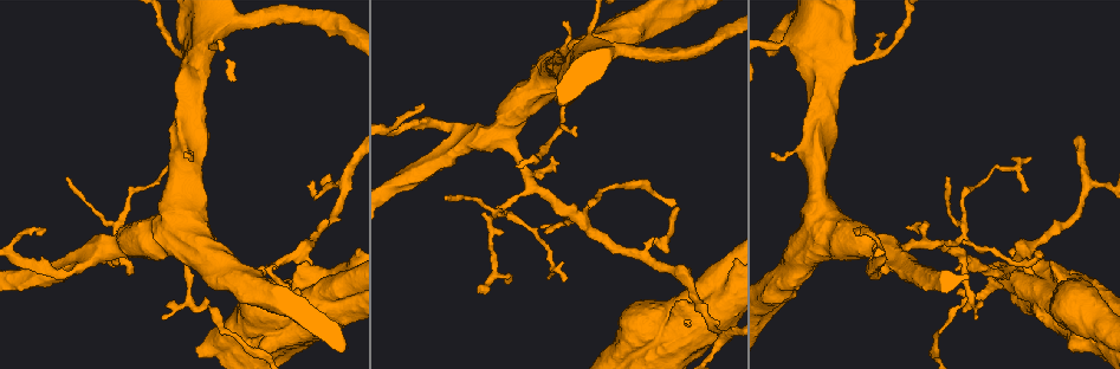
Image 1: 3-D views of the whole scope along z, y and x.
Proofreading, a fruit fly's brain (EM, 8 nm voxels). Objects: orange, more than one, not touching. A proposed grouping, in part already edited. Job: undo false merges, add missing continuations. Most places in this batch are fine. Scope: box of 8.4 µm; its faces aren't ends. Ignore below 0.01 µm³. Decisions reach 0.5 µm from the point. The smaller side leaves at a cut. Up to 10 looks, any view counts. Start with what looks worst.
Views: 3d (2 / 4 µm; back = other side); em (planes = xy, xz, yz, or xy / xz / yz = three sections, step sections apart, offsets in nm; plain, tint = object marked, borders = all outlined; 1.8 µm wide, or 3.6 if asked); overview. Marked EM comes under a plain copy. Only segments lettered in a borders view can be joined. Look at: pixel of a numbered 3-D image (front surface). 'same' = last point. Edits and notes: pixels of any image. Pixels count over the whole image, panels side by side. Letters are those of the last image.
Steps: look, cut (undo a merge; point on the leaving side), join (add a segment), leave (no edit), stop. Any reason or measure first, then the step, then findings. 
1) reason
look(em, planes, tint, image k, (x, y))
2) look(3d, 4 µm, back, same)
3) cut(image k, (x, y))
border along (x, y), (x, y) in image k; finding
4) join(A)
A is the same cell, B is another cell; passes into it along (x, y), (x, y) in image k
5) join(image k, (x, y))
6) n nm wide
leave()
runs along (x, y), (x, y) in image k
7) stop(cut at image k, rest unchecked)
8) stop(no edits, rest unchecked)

four or more arms meet
look(3d, 4 µm, image 1, (840, 63))

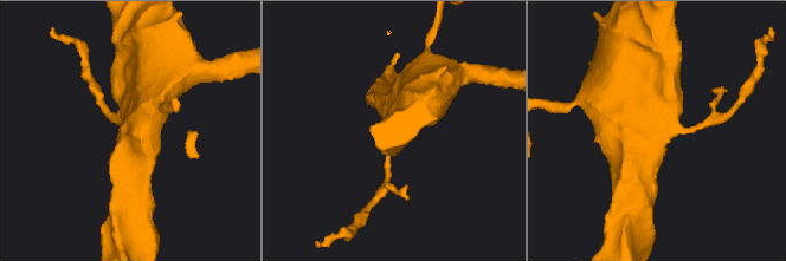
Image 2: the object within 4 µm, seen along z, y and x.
need the tissue
look(em, 3.6 µm, planes, borders, image 2, (655, 131))

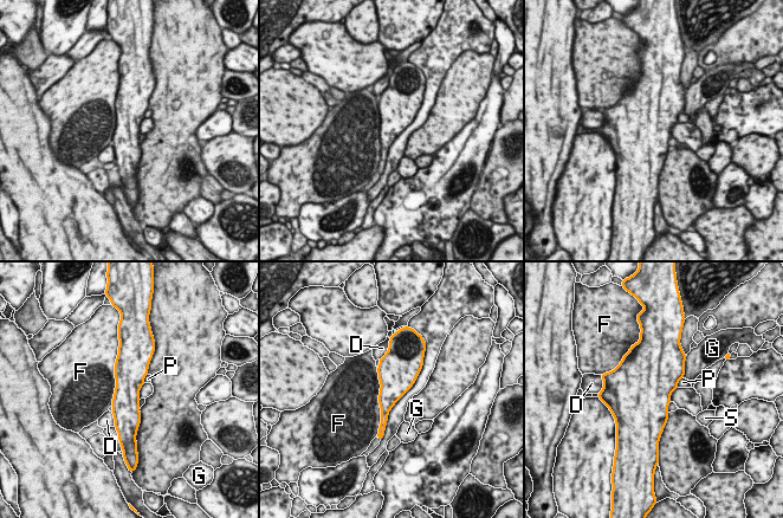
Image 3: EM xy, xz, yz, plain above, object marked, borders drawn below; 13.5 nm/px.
360 nm wide; F touches over 900 nm
leave()
D, F, G, P and S are other cells; continuous, no second neuron

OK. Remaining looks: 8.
look(3d, 2 µm, image 1, (495, 215))

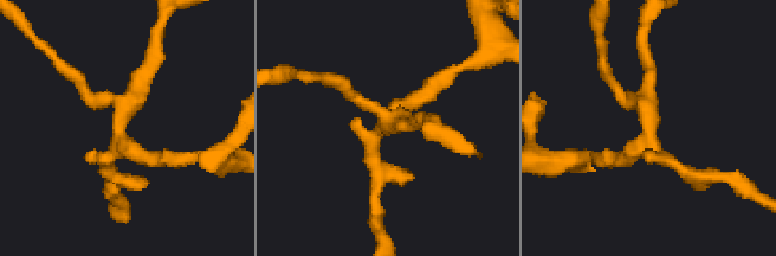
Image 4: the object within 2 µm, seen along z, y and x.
look(em, xz, step 16, borders, image 4, (121, 143))

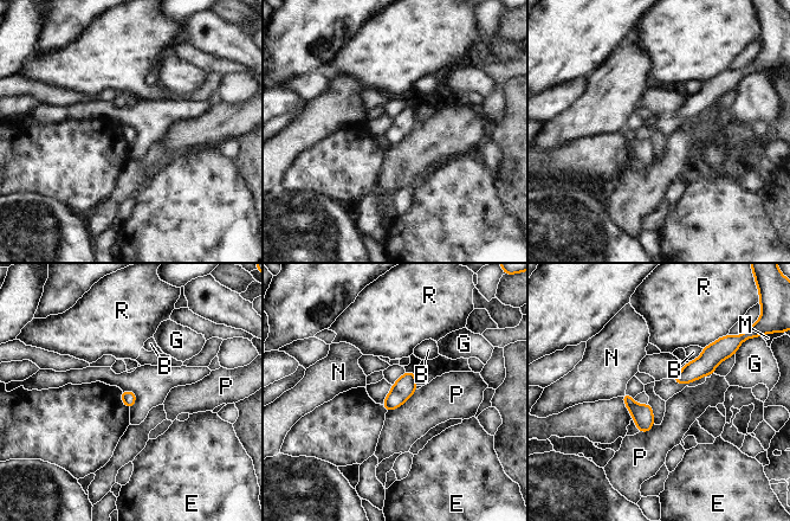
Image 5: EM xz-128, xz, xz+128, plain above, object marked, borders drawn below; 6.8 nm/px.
P touches over 260 nm
leave()
B, E, G, M, N, P and R are other cells; border along (416, 390), (403, 403), (387, 412) in image 5; all the same neuron

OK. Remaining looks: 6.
an open end
look(em, yz, step 8, borders, image 1, (130, 275))

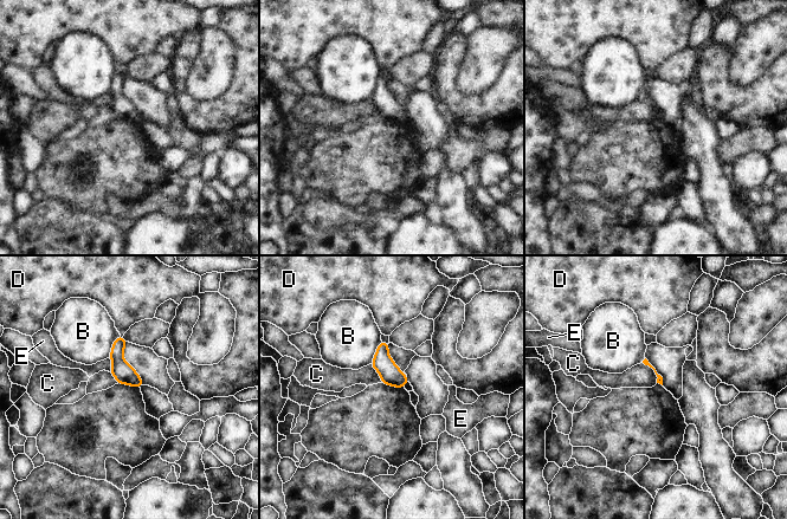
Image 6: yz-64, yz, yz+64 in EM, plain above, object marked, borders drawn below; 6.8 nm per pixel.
cut it another way
look(em, xy, step 16, borders, same)

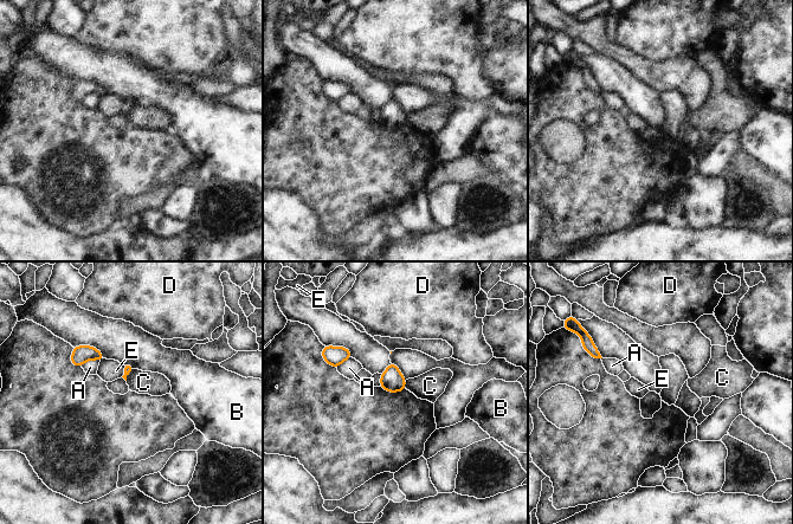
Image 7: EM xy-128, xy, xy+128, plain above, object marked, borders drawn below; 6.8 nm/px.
leave()
A, B, C, D and E are other cells; border along (135, 369), (126, 380) in image 7; no lettered segment goes on from it

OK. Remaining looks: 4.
an open end
look(3d, 2 µm, back, image 1, (46, 230))

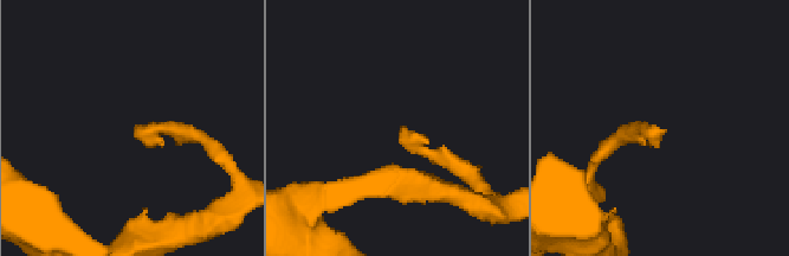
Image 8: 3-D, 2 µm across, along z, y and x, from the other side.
look(em, yz, step 8, tint, image 8, (403, 126))

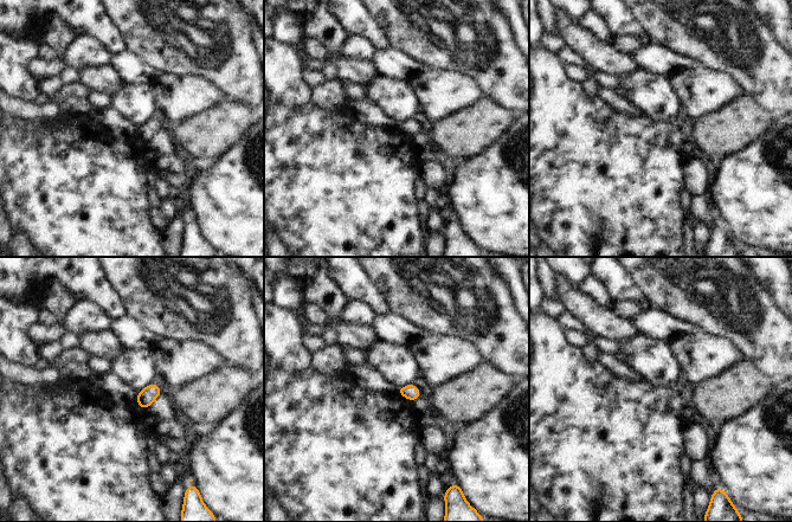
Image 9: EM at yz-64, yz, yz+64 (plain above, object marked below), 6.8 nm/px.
cut it another way
look(em, planes, borders, same)

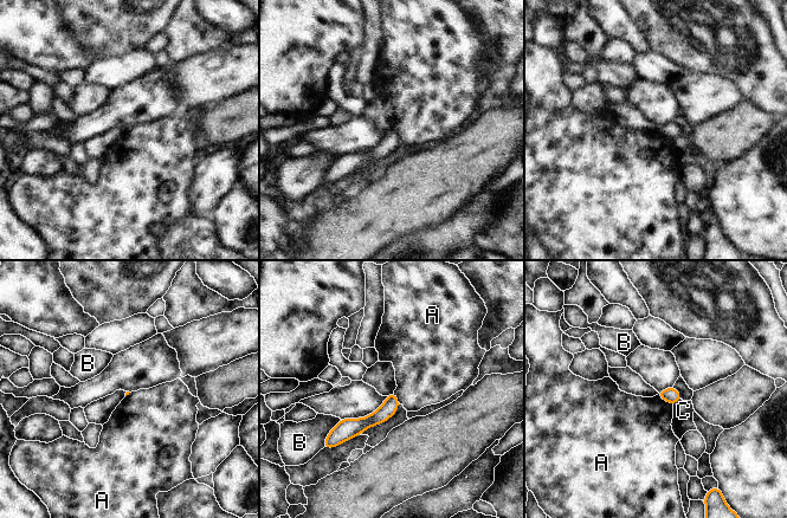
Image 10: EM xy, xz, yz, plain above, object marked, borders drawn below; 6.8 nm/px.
leave()
A, B and C are other cells; runs along (394, 399), (376, 418), (337, 438) in image 10; no lettered segment goes on from it

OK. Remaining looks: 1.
stop(no edits, rest unchecked)

